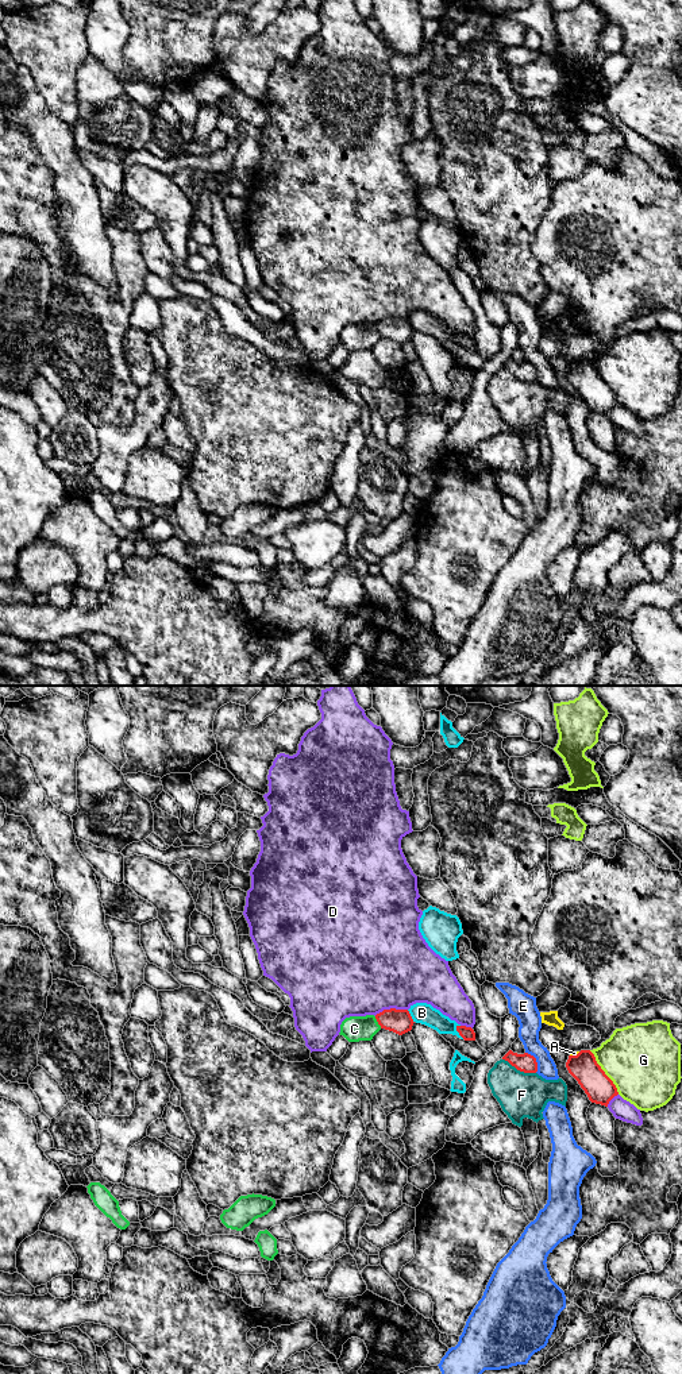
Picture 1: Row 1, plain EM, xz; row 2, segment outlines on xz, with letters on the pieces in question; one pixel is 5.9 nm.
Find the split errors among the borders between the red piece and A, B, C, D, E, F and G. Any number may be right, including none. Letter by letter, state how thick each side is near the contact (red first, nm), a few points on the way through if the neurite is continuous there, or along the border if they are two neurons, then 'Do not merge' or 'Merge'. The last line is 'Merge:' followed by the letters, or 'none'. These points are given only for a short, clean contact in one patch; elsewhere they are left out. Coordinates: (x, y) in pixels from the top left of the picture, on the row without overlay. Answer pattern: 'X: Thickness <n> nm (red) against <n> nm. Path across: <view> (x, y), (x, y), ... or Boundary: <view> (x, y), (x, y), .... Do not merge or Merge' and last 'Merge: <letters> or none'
A: Thickness 170 nm (red) against 20 nm. Do not merge
B: Thickness 80 nm (red) against 130 nm. Boundary: xz (457, 334), (457, 340), (463, 347). Do not merge
C: Thickness 140 nm (red) against 160 nm. Boundary: xz (374, 325), (381, 336). Do not merge
D: Thickness 140 nm (red) against 500 nm. Do not merge
E: Thickness 120 nm (red) against 140 nm. Boundary: xz (526, 361), (535, 367), (536, 381). Do not merge
F: Thickness 120 nm (red) against 280 nm. Do not merge
G: Thickness 170 nm (red) against 440 nm. Do not merge
Merge: none

